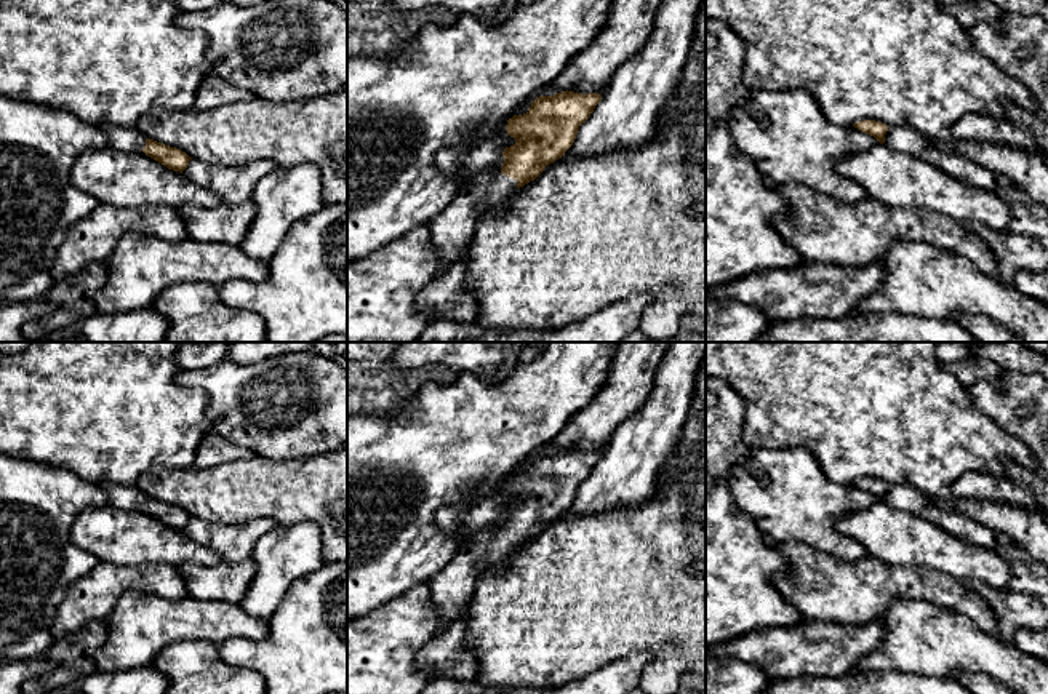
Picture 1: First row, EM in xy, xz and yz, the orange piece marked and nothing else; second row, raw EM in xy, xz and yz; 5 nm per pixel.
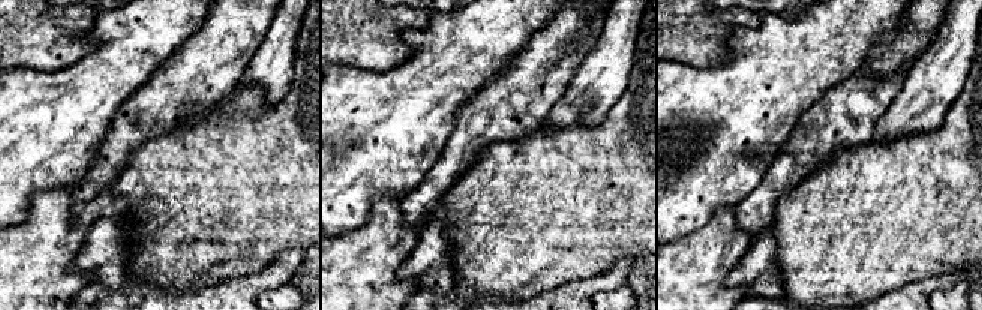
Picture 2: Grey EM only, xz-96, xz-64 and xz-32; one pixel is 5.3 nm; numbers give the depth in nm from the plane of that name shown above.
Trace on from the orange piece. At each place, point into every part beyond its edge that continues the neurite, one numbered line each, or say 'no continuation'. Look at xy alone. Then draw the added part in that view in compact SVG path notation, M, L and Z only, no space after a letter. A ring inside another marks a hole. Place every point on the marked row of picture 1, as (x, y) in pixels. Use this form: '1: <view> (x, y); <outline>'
1: xy (127, 139); M101 125L101 128L109 136L112 149L141 154L146 146L147 138L136 126Z

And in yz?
1: yz (906, 139); M888 125L883 144L898 152L910 154L920 160L925 160L952 177L973 187L995 190L1008 184L1000 174L990 173L965 157L934 147L930 142L930 138L910 126Z

